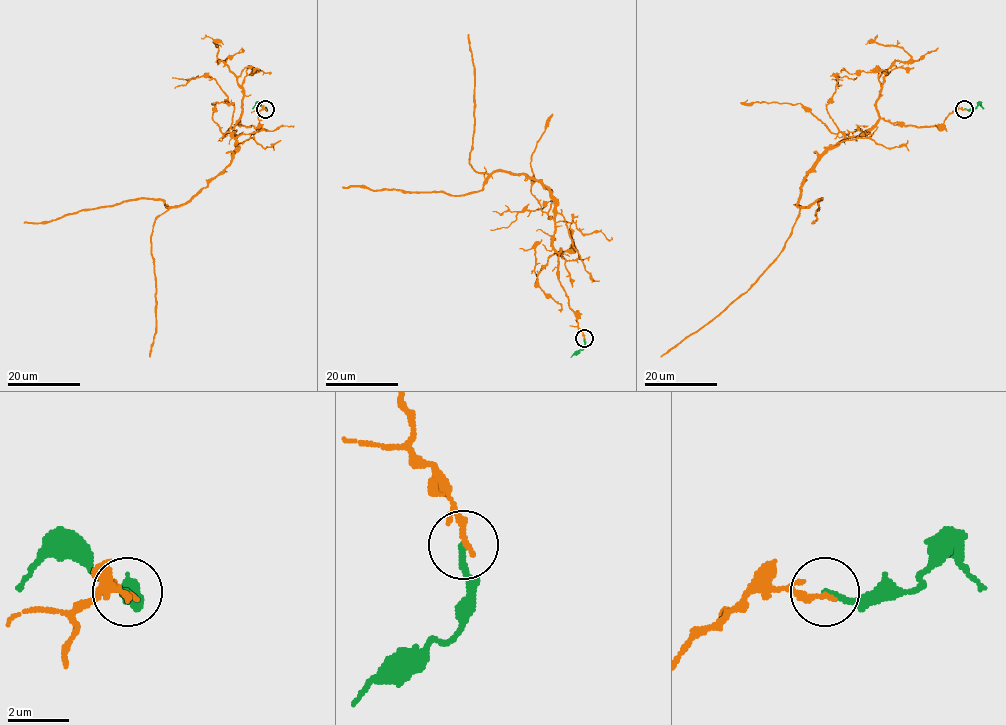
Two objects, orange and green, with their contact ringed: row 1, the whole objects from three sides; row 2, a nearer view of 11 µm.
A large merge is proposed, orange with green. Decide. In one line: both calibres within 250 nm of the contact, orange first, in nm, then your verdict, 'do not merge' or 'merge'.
200/220 nm | do not merge

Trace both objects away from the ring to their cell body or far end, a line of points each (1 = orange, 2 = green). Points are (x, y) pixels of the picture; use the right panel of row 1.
1: (964, 109), (938, 128), (880, 119), (832, 145), (803, 181), (800, 215), (777, 259), (661, 357)
2: (964, 109), (974, 109), (979, 104), (983, 108)

